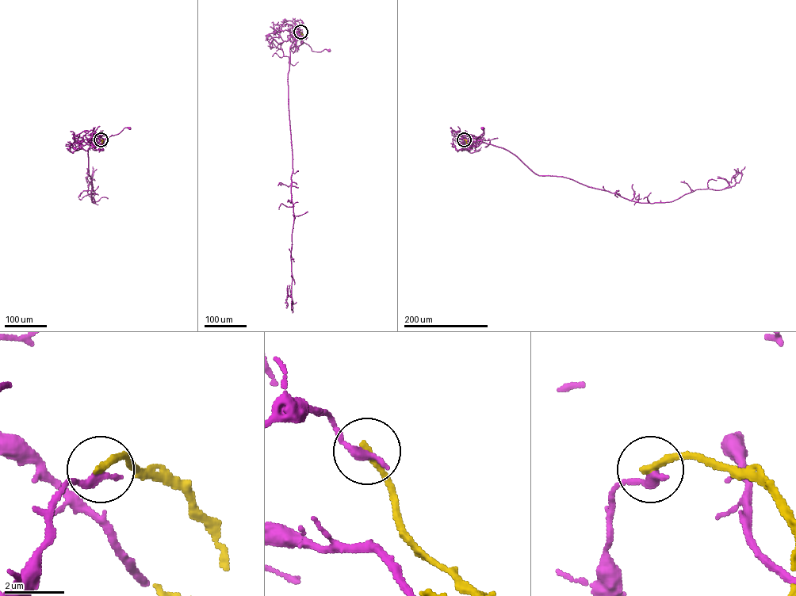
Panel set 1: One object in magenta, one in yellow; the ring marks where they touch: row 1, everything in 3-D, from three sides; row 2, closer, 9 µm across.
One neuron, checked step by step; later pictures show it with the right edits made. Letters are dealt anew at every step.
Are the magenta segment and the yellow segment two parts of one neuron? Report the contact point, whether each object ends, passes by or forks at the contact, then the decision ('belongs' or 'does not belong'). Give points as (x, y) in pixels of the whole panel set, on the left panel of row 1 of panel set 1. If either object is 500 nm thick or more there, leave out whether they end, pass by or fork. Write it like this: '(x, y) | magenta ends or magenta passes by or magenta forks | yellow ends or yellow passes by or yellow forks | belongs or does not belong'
(101, 139) | magenta ends | yellow ends | does not belong

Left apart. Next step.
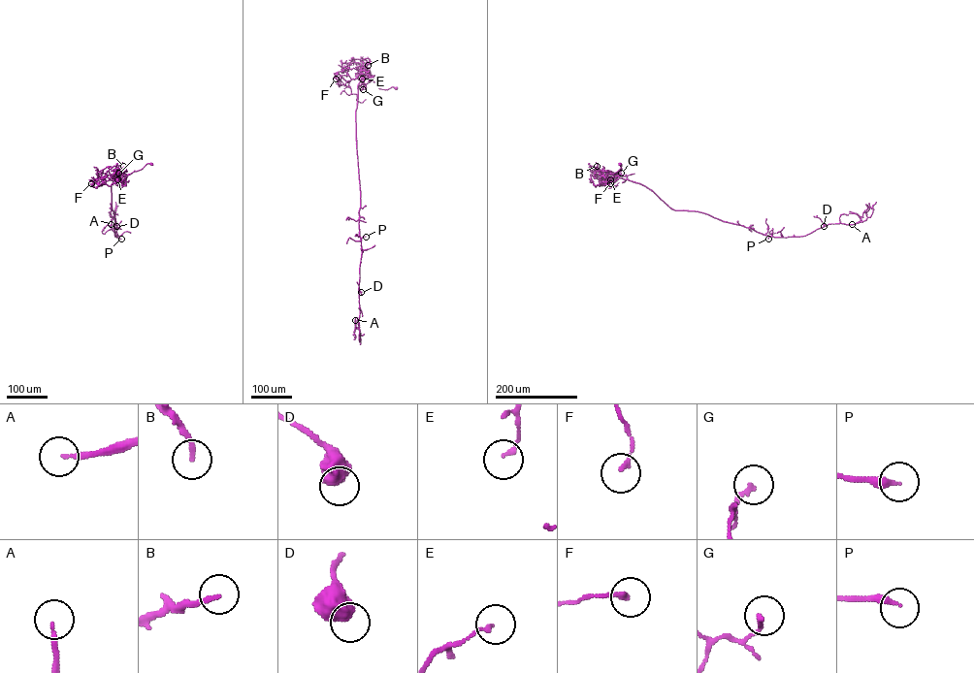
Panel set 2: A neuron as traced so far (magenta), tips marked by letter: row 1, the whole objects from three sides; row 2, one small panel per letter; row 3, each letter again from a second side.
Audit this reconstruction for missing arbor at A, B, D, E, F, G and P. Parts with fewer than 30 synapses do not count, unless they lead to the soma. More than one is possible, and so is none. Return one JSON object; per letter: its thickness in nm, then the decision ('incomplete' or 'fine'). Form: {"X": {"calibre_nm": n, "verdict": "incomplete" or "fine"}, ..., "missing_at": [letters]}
{"A": {"calibre_nm": 170, "verdict": "fine"}, "B": {"calibre_nm": 190, "verdict": "fine"}, "D": {"calibre_nm": 700, "verdict": "fine"}, "E": {"calibre_nm": 140, "verdict": "fine"}, "F": {"calibre_nm": 150, "verdict": "fine"}, "G": {"calibre_nm": 140, "verdict": "fine"}, "P": {"calibre_nm": 240, "verdict": "fine"}, "missing_at": []}

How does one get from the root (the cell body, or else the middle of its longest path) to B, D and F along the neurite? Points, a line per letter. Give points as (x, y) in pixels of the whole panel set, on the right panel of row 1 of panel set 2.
B: (620, 164), (621, 171), (612, 175), (593, 168), (597, 166)
D: (620, 164), (620, 171), (605, 172), (645, 185), (674, 209), (699, 211), (776, 237), (804, 236), (824, 226)
F: (620, 164), (620, 171), (612, 175), (605, 172), (608, 179), (614, 178), (604, 180), (605, 185), (610, 183)

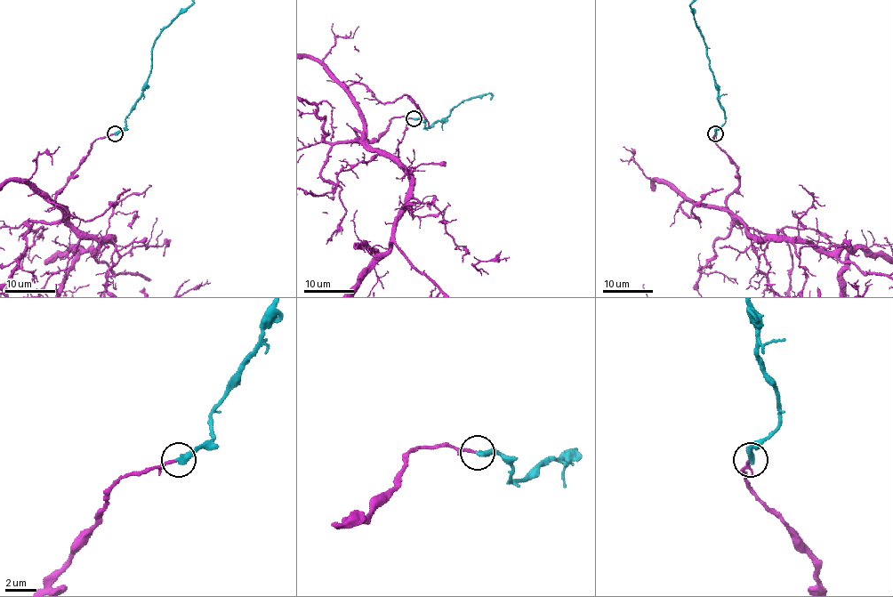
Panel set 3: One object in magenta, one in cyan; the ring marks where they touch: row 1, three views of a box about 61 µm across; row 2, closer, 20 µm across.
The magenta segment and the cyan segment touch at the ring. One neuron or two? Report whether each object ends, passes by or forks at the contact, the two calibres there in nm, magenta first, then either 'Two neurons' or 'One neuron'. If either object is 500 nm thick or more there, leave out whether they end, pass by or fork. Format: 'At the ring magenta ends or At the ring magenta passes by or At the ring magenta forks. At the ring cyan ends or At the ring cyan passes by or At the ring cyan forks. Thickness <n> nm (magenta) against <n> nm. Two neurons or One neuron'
At the ring magenta ends. At the ring cyan ends. Thickness 170 nm (magenta) against 400 nm. One neuron

